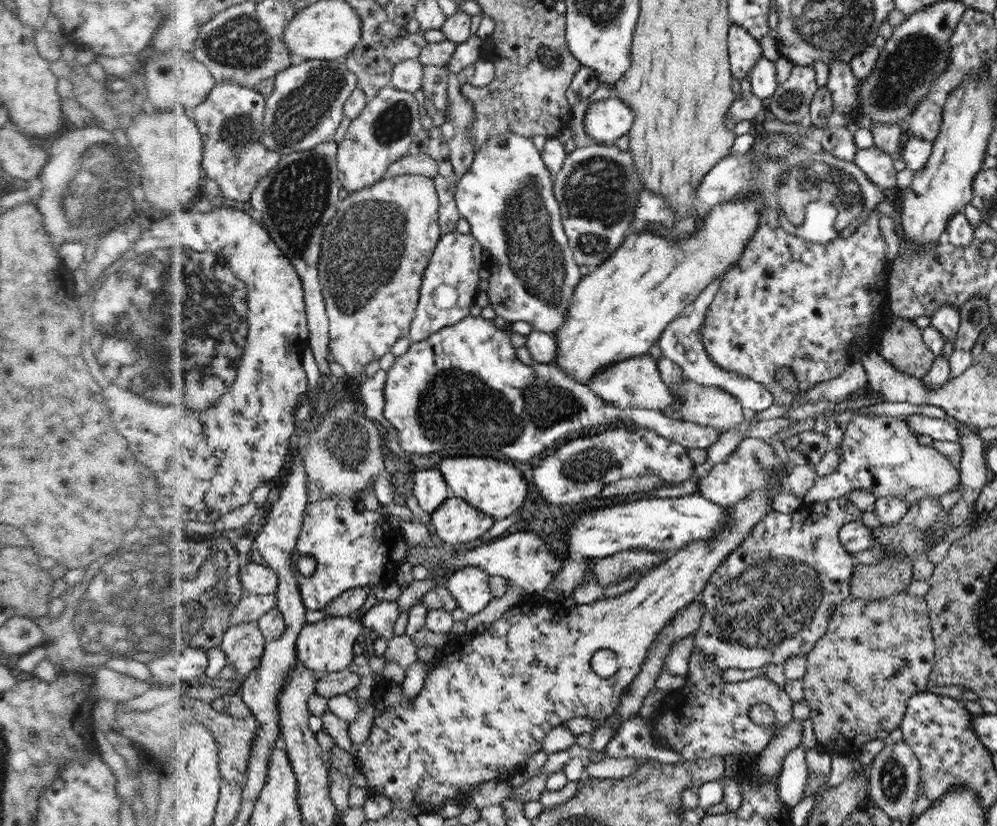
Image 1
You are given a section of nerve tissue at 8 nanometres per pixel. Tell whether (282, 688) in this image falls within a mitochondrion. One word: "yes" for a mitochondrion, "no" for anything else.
no

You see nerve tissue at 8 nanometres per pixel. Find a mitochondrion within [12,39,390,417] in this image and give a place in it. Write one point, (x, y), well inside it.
(188, 297)

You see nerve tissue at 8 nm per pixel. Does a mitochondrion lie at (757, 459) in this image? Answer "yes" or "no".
yes

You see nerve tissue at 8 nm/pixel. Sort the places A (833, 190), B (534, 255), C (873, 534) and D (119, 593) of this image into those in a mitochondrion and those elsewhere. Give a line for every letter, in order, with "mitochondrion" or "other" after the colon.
A: mitochondrion
B: mitochondrion
C: other
D: mitochondrion

